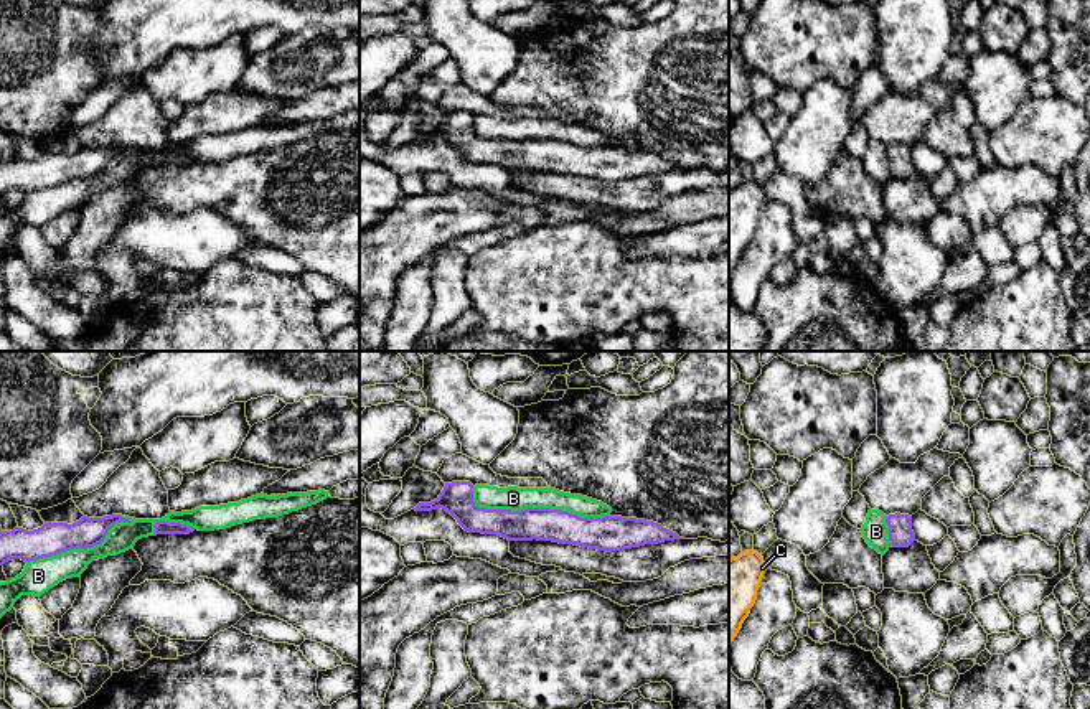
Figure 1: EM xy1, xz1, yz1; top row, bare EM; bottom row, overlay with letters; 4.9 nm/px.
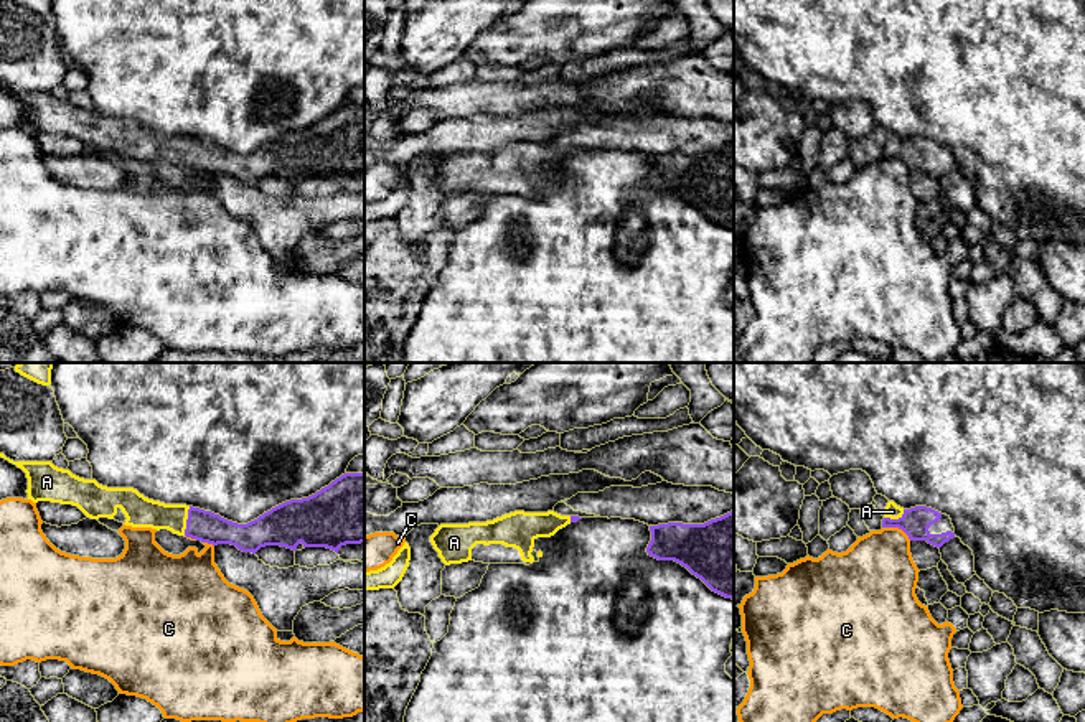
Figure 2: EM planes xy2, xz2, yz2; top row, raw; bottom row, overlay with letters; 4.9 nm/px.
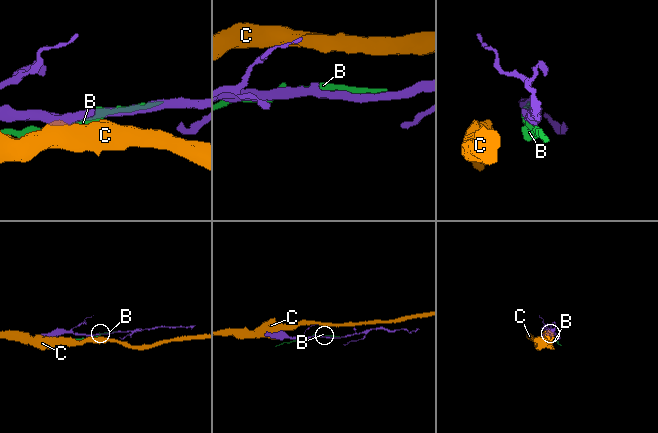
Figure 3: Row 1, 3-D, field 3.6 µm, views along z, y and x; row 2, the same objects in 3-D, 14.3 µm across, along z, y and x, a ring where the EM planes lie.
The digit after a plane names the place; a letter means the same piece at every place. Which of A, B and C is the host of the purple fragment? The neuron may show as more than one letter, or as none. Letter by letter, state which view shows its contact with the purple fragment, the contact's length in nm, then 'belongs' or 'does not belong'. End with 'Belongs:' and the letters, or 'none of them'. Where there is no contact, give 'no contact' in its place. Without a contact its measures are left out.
A: meets purple in xy2; contact 150 nm long; belongs
B: meets purple in xz1; contact 700 nm long; does not belong
C: meets purple in yz2; contact 160 nm long; does not belong
Belongs: A

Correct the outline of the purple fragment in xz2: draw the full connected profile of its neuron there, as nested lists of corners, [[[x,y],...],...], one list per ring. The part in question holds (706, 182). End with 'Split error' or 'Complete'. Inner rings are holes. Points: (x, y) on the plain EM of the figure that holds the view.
[[[734,142],[704,155],[650,157],[648,186],[674,191],[712,223],[734,231]]]. Complete

